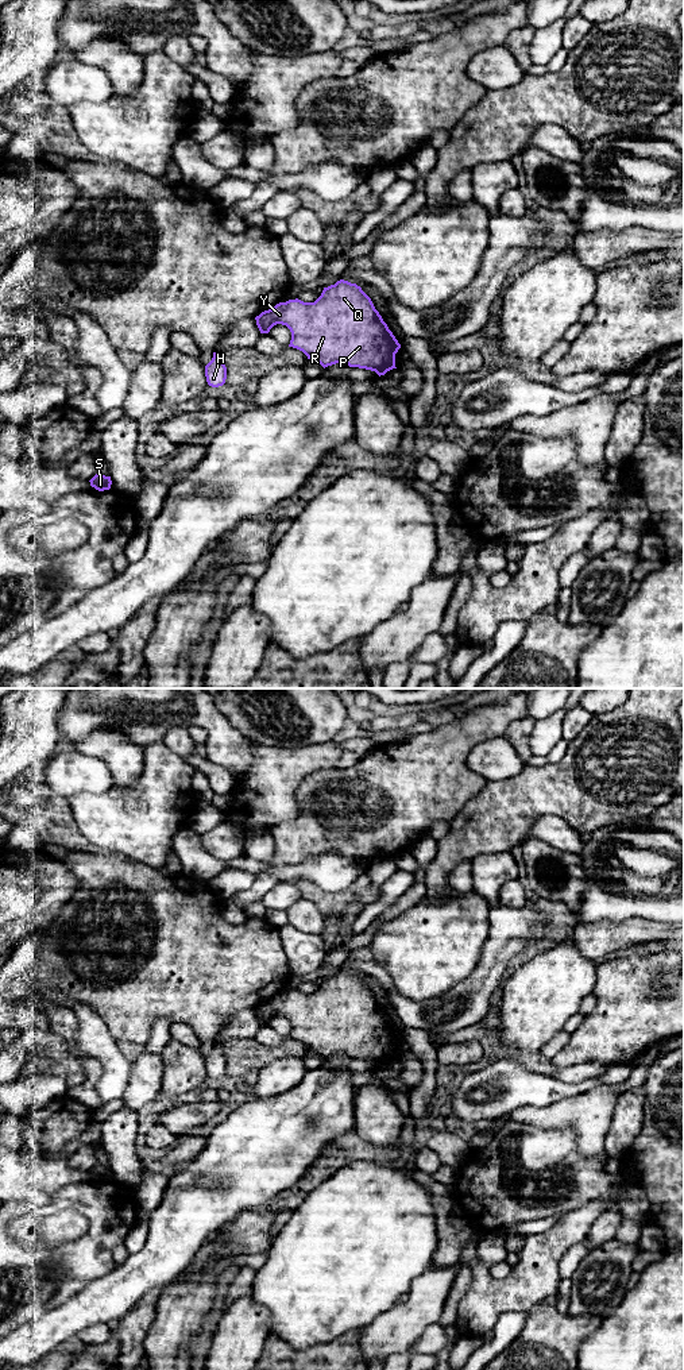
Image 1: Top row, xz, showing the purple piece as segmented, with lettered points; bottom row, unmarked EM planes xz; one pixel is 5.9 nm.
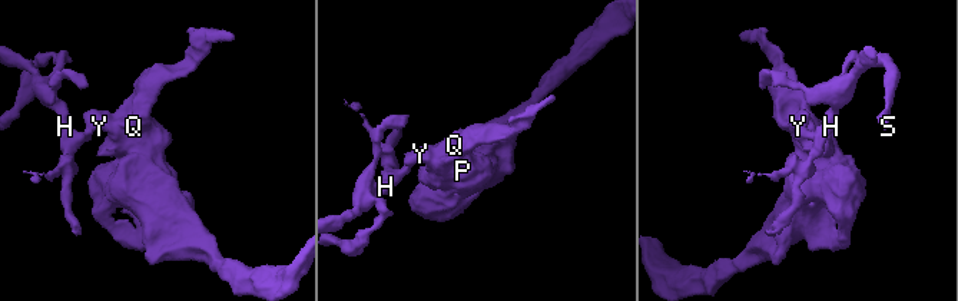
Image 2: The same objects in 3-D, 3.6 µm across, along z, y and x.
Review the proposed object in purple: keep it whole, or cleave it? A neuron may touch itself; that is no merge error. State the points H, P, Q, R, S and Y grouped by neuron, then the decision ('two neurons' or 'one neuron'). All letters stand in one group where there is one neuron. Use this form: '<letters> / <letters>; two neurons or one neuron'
H S / P Q R Y; two neurons

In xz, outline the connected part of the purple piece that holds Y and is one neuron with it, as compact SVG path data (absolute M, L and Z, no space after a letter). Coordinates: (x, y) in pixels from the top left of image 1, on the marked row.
M340 279L335 285L324 287L314 302L304 302L298 298L279 302L255 317L260 325L260 333L282 324L291 332L289 347L302 351L308 359L318 362L324 368L336 363L347 363L375 371L379 377L395 367L395 354L401 344L375 309L371 298L356 283Z

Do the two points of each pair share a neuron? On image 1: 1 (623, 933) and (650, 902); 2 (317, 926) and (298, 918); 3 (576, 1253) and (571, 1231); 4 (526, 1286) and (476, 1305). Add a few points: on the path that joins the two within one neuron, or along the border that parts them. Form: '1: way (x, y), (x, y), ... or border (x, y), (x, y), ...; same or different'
1: border (607, 919), (626, 921), (642, 917), (669, 923); different
2: way (313, 922), (302, 918); same
3: border (583, 1242), (576, 1242), (561, 1257), (559, 1272); different
4: way (514, 1293), (489, 1297); same

